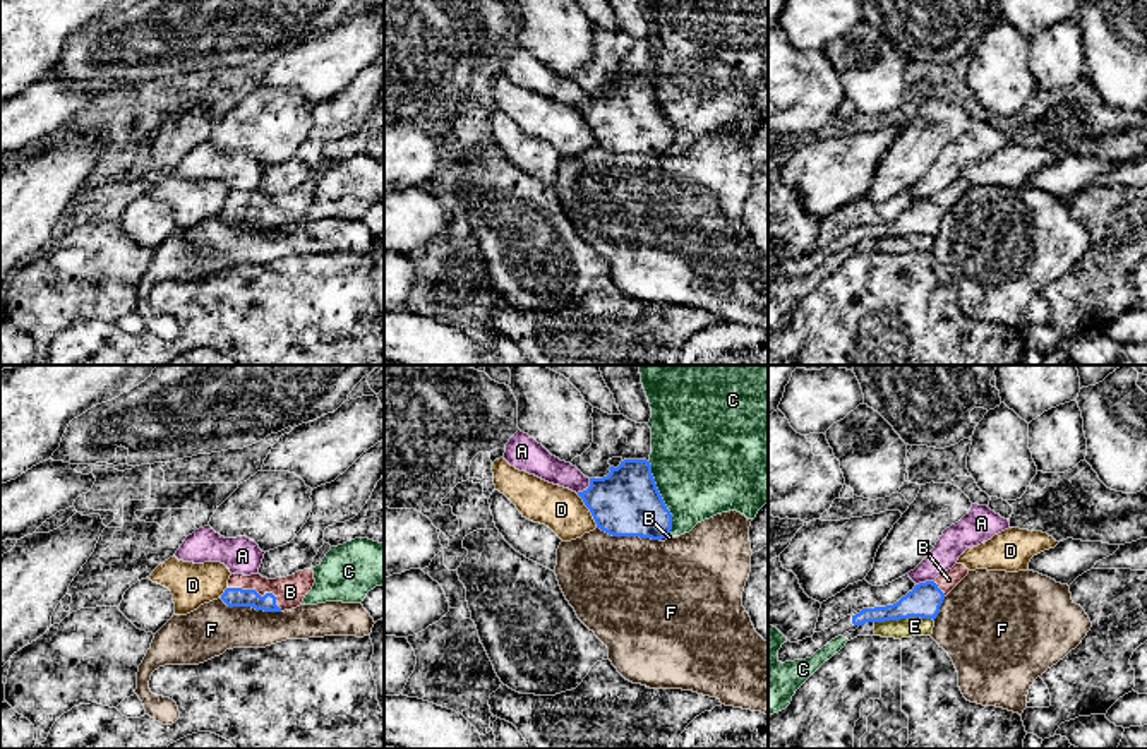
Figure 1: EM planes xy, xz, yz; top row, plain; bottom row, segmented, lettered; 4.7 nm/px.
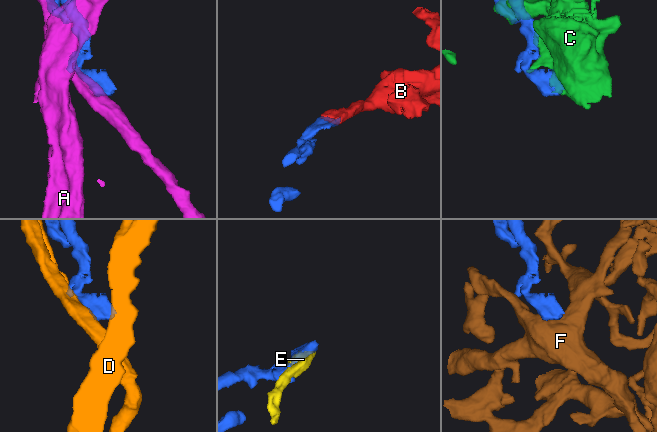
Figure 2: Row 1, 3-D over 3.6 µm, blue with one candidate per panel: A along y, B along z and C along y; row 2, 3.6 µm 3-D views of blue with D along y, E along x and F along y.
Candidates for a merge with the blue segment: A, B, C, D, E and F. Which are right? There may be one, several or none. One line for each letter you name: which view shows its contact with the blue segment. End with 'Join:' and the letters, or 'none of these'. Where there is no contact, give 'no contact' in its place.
B: meets blue in xy
Join: B

